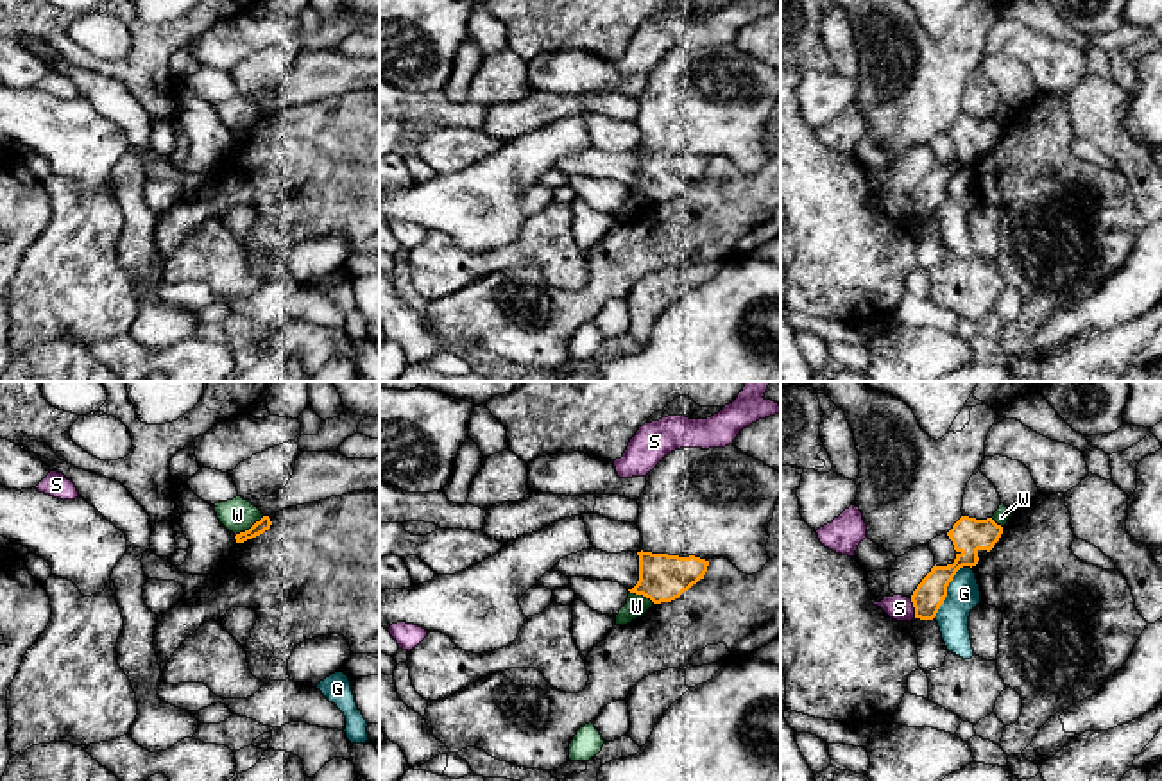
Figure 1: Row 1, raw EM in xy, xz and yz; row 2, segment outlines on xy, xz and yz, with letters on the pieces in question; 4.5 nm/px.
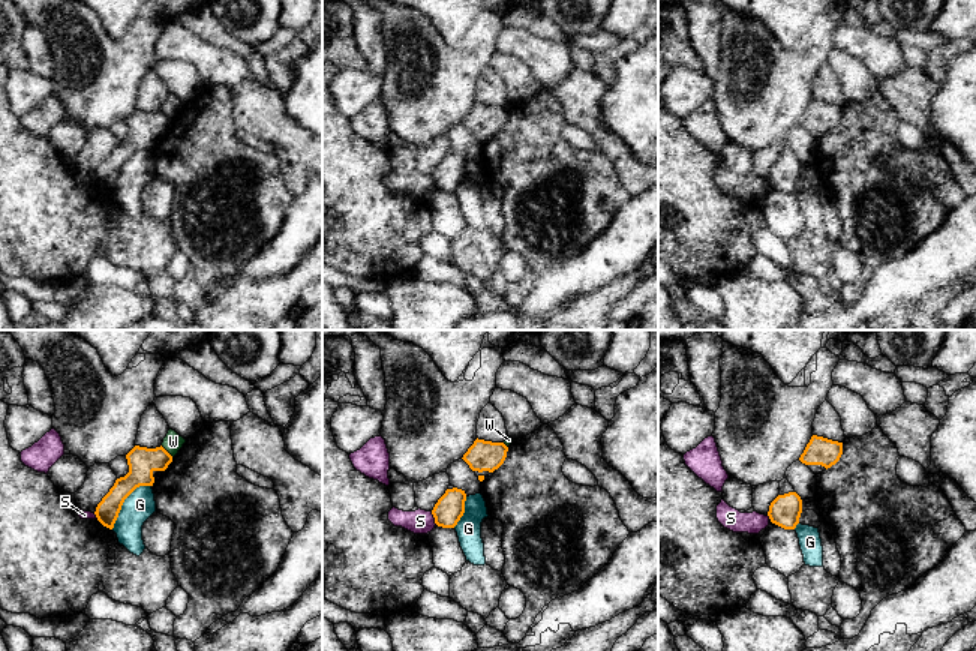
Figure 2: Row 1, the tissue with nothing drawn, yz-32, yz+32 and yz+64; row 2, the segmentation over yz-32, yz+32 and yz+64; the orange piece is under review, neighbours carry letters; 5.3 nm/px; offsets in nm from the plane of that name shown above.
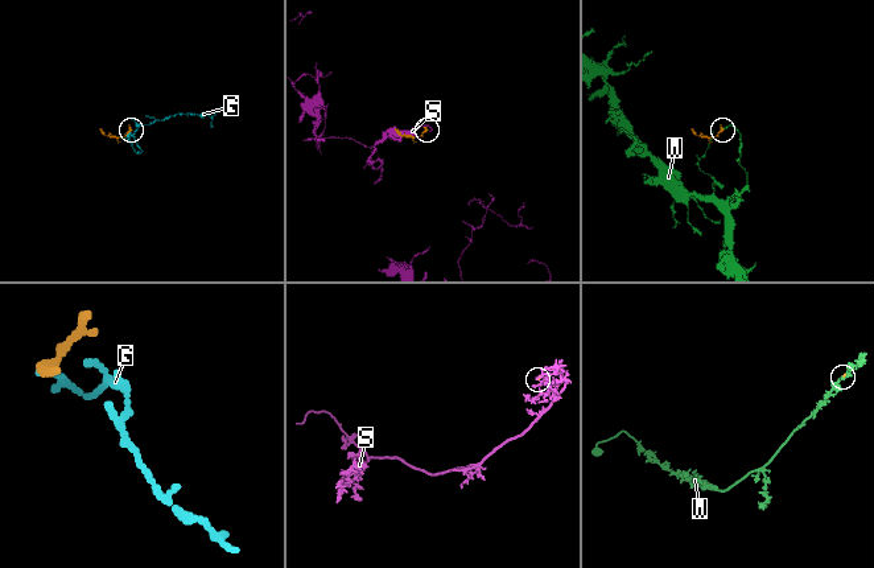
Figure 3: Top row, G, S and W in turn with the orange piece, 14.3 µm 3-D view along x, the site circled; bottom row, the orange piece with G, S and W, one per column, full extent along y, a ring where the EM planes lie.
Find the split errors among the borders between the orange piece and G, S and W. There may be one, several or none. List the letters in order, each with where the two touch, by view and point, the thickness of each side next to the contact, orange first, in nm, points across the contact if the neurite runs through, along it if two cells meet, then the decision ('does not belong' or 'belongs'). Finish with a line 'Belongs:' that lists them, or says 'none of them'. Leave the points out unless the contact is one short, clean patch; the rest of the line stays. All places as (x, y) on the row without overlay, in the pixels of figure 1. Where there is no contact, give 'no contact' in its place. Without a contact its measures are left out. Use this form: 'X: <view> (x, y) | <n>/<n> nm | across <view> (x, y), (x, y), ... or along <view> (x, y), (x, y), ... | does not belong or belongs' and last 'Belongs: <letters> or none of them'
G: yz (946, 190) | 140/150 nm | along yz (962, 165), (949, 181), (948, 194), (933, 215) | does not belong
S: yz (914, 205) | 140/120 nm | does not belong
W: xy (251, 126) | 60/150 nm | along xy (264, 115), (235, 135) | does not belong
Belongs: none of them

